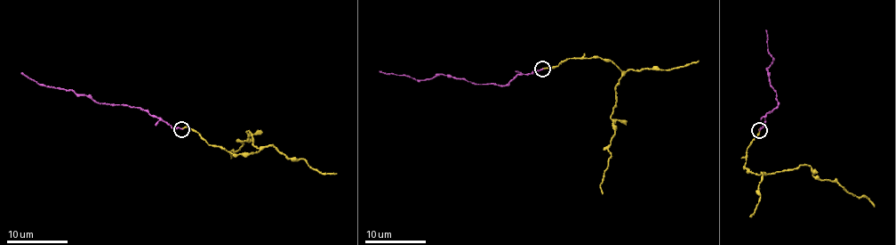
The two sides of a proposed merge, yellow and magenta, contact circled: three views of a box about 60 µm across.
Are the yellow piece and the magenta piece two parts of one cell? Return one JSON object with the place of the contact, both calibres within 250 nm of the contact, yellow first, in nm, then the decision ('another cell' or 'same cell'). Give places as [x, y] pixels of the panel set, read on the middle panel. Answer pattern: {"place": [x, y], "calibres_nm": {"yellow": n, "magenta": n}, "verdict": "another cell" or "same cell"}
{"place": [542, 69], "calibres_nm": {"yellow": 160, "magenta": 160}, "verdict": "another cell"}

